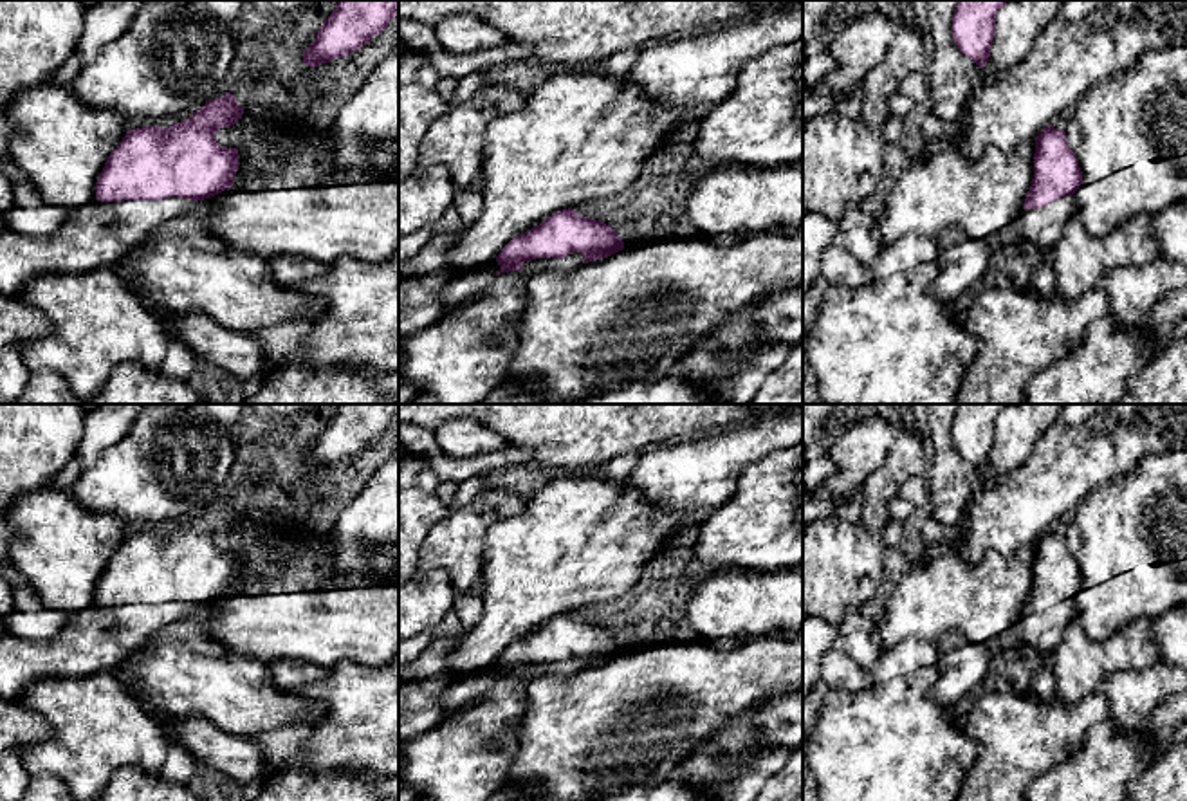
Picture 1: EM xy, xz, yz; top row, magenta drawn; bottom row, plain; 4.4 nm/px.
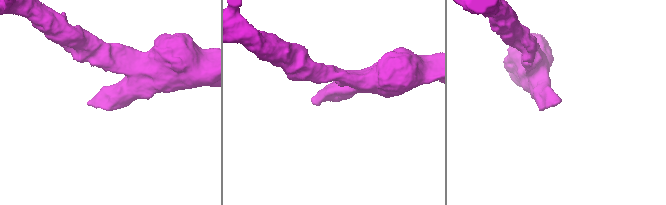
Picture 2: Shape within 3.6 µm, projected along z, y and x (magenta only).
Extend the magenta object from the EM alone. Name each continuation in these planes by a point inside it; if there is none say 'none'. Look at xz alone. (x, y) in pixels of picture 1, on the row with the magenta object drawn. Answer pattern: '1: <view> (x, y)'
1: xz (567, 262)

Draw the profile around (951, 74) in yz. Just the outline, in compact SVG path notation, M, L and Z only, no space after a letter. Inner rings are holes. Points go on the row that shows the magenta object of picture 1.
M920 0L918 5L934 43L934 54L925 70L931 112L942 123L952 123L962 115L972 87L983 79L983 69L954 43L952 16L958 0Z

